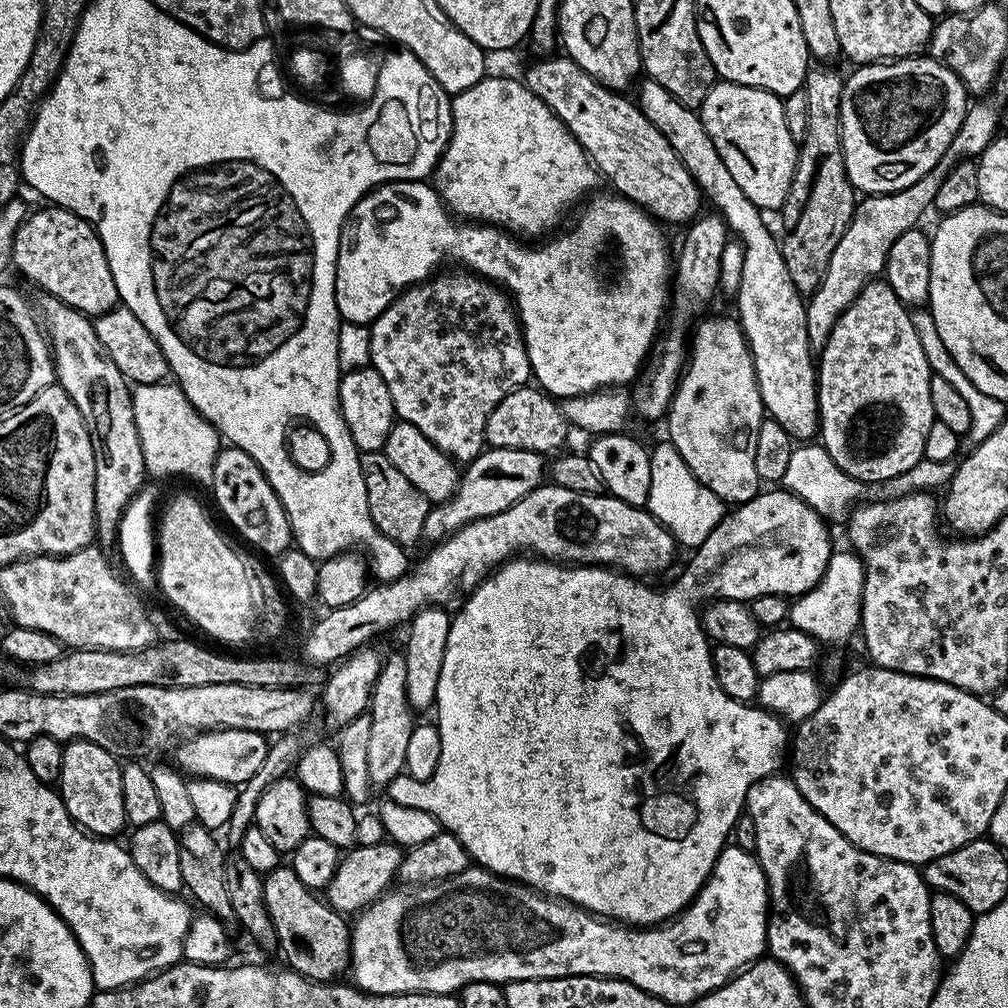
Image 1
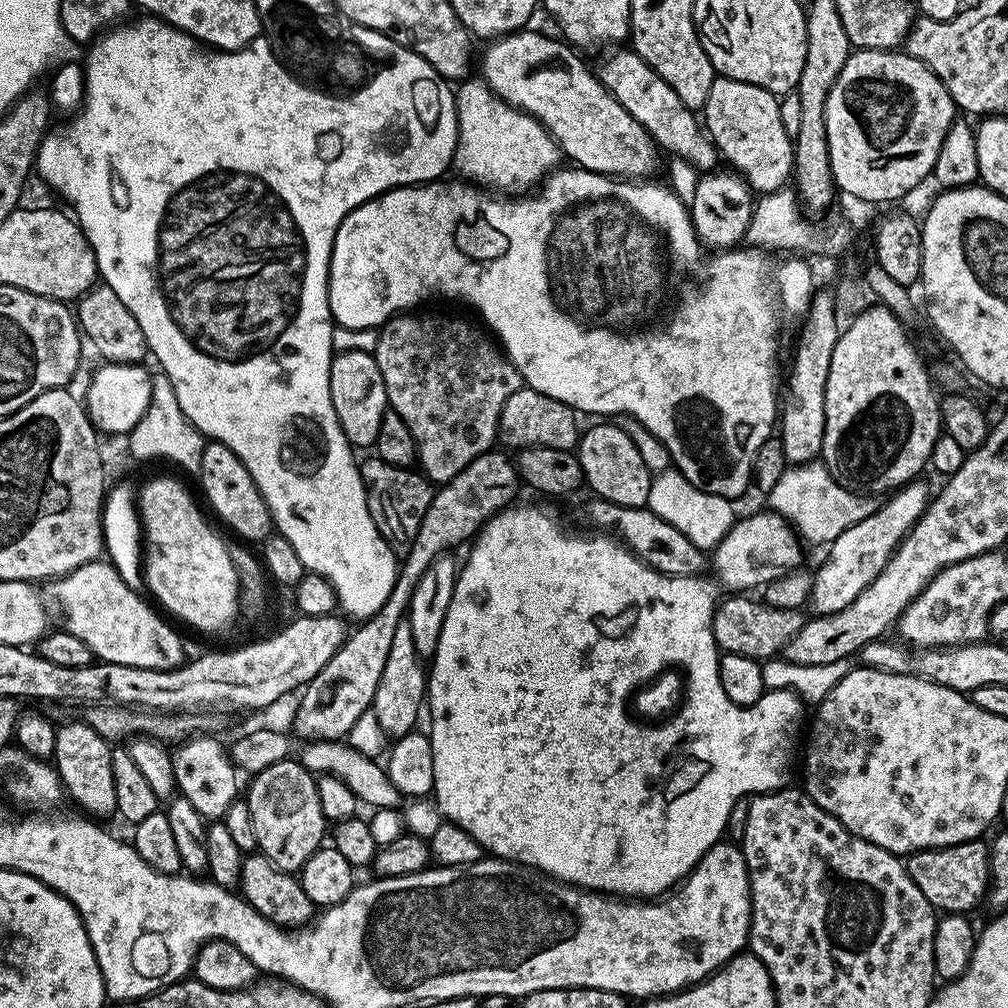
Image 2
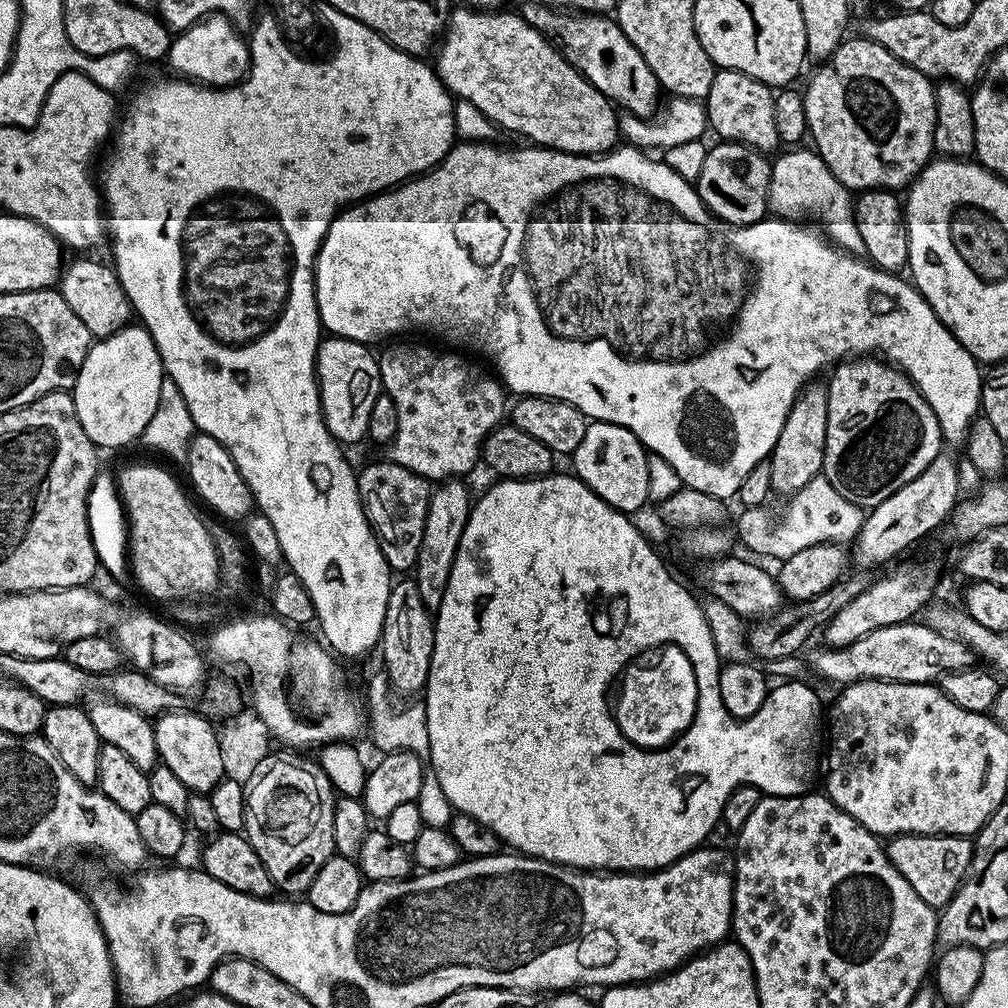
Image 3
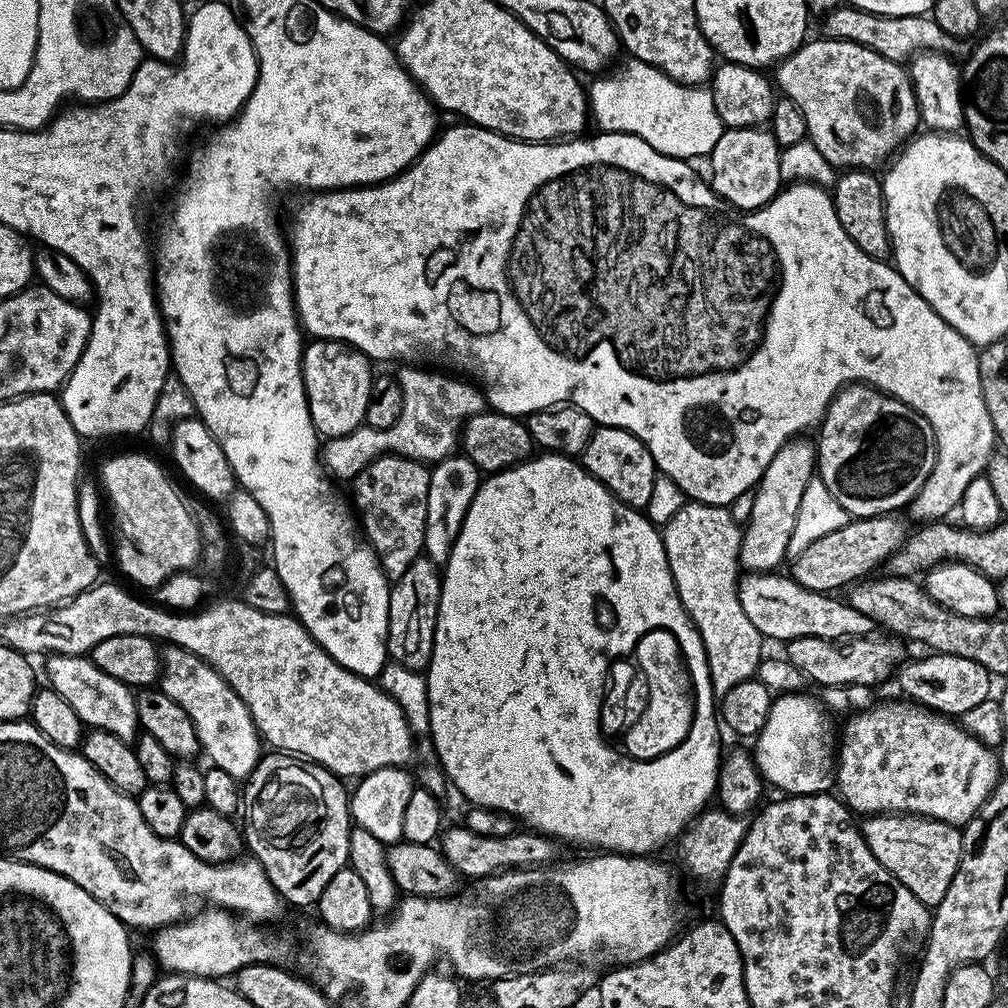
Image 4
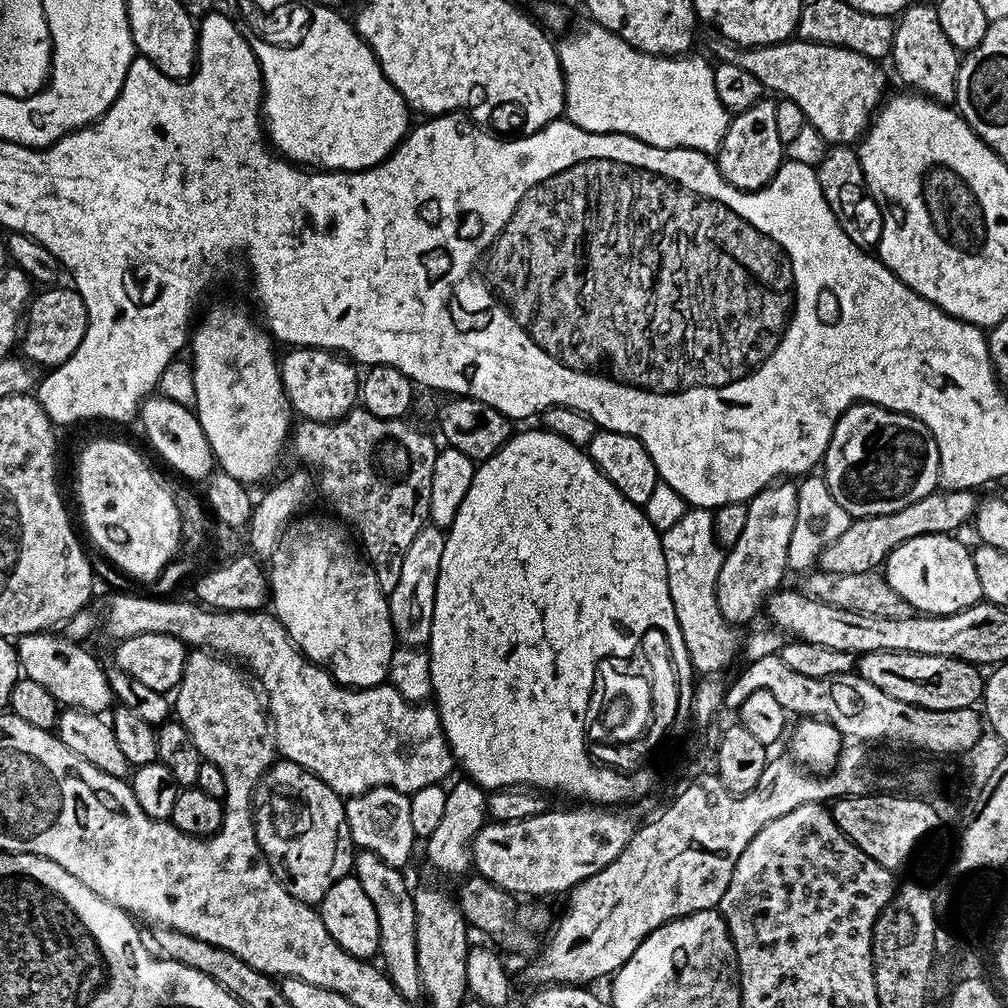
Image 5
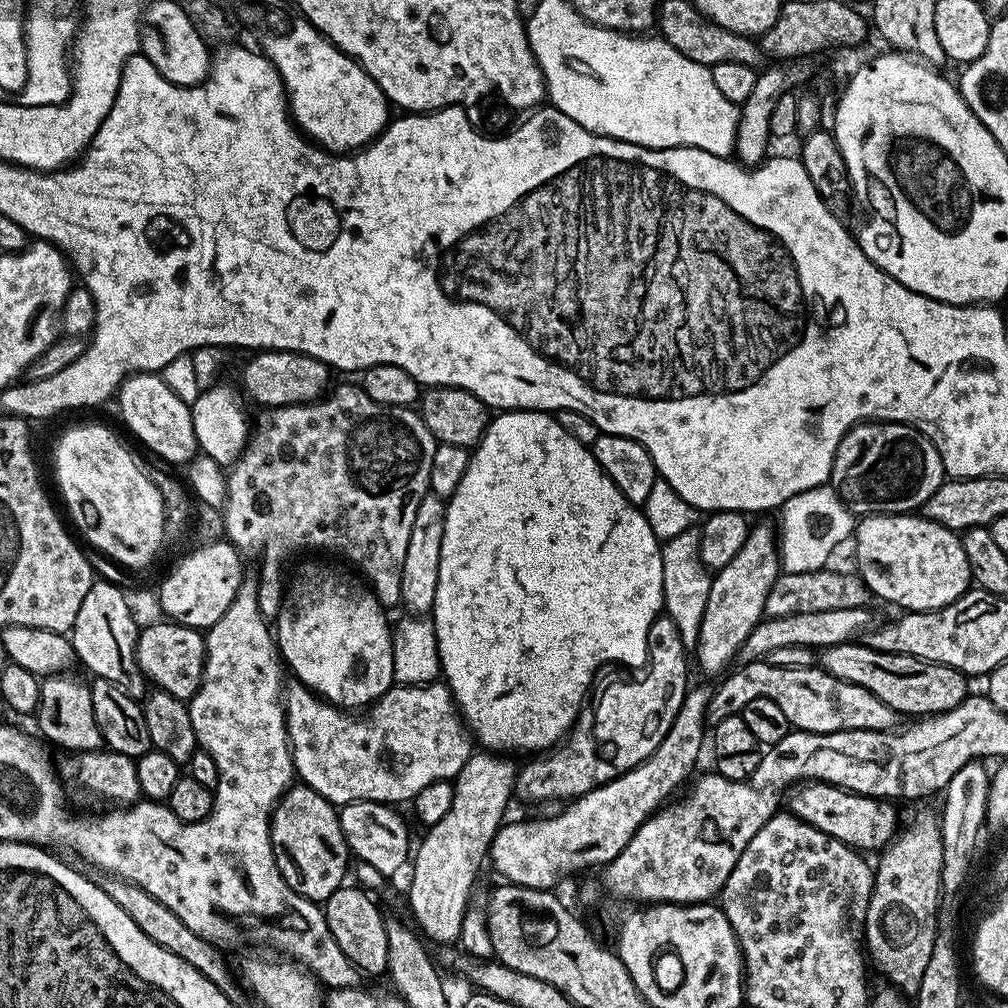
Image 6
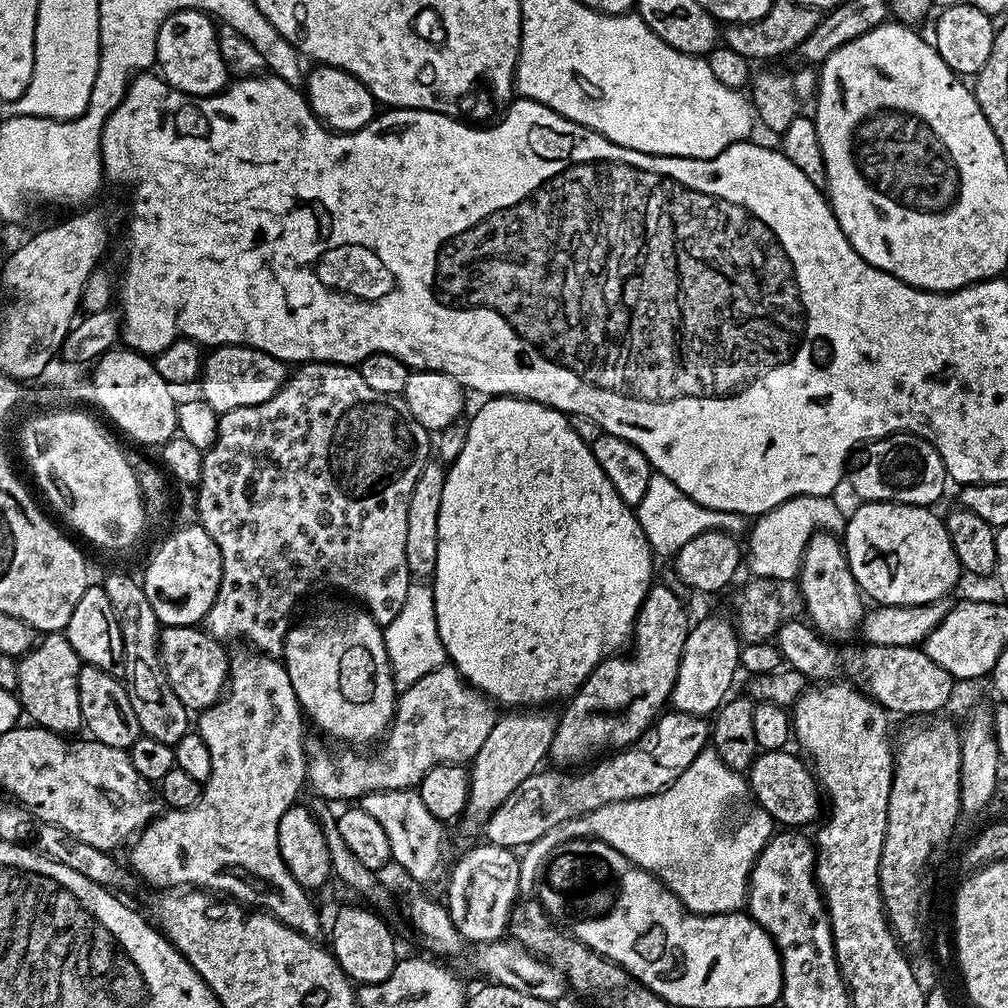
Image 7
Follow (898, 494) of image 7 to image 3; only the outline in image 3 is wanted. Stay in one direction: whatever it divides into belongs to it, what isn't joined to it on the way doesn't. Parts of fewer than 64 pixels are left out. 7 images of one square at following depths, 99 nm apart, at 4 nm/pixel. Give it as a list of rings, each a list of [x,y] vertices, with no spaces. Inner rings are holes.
[[[849,358],[831,369],[832,381],[827,381],[828,417],[826,418],[826,450],[823,475],[842,494],[859,508],[874,510],[890,494],[902,490],[906,482],[914,482],[922,470],[932,467],[934,458],[941,455],[942,437],[938,418],[926,398],[914,386],[908,375],[880,358]]]

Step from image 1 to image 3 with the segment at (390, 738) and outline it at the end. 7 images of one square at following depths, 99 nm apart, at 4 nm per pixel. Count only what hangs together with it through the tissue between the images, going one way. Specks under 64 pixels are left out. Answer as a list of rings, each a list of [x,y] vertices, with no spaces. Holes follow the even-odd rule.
[[[400,578],[392,585],[388,596],[384,630],[380,633],[378,652],[384,655],[383,675],[387,676],[393,693],[404,696],[423,693],[428,686],[430,662],[434,654],[434,634],[436,626],[433,613],[422,602],[415,579]],[[408,579],[408,580],[404,580]]]

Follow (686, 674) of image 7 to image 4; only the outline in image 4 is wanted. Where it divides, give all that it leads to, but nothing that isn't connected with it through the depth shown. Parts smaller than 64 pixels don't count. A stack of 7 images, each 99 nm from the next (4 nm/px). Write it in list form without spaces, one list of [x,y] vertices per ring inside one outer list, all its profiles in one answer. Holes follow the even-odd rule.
[[[808,438],[787,440],[770,458],[770,466],[762,474],[754,491],[754,510],[743,525],[739,567],[749,572],[770,572],[785,563],[790,546],[790,534],[794,534],[794,522],[798,522],[798,506],[802,506],[802,494],[817,471],[816,444]]]

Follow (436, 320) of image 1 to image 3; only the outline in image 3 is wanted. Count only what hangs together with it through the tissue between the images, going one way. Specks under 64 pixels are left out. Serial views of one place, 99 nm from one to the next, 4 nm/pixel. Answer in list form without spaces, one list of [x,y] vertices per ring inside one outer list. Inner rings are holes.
[[[396,344],[378,356],[383,391],[394,398],[396,407],[396,434],[387,445],[387,459],[406,466],[406,470],[414,470],[414,474],[429,482],[467,477],[467,472],[481,459],[484,439],[500,427],[506,416],[503,383],[482,365],[459,356],[464,355],[459,351],[448,351],[452,352],[439,352],[428,344]]]

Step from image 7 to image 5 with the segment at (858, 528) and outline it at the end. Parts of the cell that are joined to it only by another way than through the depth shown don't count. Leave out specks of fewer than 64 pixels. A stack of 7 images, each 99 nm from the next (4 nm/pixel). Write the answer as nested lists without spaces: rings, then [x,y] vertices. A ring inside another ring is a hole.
[[[922,534],[918,538],[910,538],[910,542],[902,542],[902,546],[895,548],[884,561],[884,577],[917,613],[925,616],[949,616],[981,603],[982,582],[978,582],[978,570],[974,566],[972,548],[956,539],[960,538],[952,534]]]

